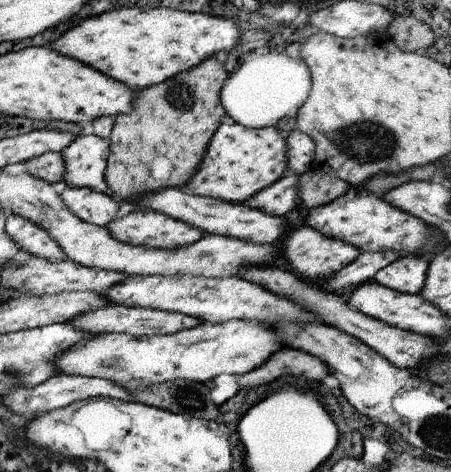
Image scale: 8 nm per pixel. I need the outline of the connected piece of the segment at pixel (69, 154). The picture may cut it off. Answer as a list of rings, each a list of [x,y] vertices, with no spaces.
[[[91,132],[77,136],[59,154],[65,162],[63,182],[67,188],[89,188],[99,194],[109,196],[109,186],[105,182],[109,140],[93,136]]]

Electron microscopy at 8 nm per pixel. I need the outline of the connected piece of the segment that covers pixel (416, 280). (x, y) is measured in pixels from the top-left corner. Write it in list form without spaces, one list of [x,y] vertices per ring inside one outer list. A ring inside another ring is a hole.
[[[401,256],[393,264],[381,268],[373,280],[401,294],[417,296],[425,284],[425,272],[429,268],[429,258],[421,256]]]

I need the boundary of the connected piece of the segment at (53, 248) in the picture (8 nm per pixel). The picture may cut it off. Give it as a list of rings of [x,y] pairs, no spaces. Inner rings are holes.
[[[7,214],[5,222],[5,232],[11,236],[11,240],[19,246],[21,252],[29,254],[31,258],[41,258],[47,262],[65,262],[67,256],[63,254],[61,246],[37,224],[15,216]]]

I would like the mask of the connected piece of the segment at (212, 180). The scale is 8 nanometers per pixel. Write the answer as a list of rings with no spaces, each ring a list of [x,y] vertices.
[[[227,122],[217,128],[201,160],[201,166],[197,168],[197,174],[193,174],[191,180],[181,186],[181,190],[193,196],[215,198],[229,204],[243,204],[263,188],[269,188],[277,182],[277,178],[285,170],[285,158],[287,142],[283,142],[277,128],[251,130],[241,124]]]

